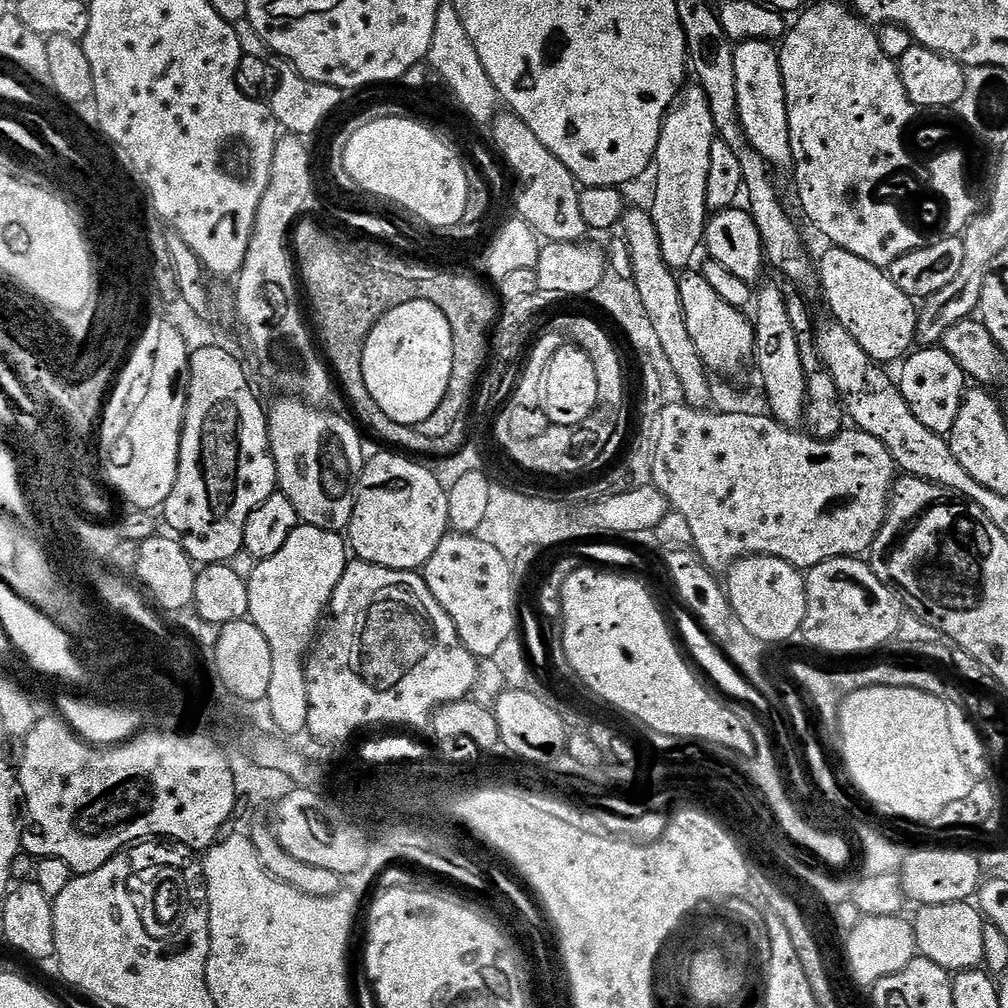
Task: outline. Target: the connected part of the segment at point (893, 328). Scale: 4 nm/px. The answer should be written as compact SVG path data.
M835 246L825 249L824 257L818 260L818 286L824 290L824 298L832 311L831 319L850 330L850 334L854 334L854 342L858 342L858 346L862 346L862 350L866 350L872 360L884 366L891 365L891 360L903 361L917 343L918 308L912 297L902 294L902 290L894 286L891 275L885 269L866 262L866 258L858 258L858 254L850 254L850 250Z

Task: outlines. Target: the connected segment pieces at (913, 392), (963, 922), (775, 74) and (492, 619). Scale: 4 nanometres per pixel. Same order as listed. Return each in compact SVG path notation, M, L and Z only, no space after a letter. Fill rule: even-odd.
M920 346L903 361L898 383L902 390L902 398L914 410L914 418L926 426L926 430L934 430L936 436L947 437L954 426L954 418L958 418L960 404L966 391L964 371L946 354L942 346Z
M975 903L925 904L917 907L916 920L911 921L916 935L916 950L923 959L942 966L950 974L969 972L984 963L983 928L986 923Z
M766 40L739 41L735 45L734 67L737 113L746 139L773 169L791 169L794 161L790 146L790 118L786 114L786 90L777 45Z
M449 531L448 535L442 538L442 542L438 542L438 550L434 550L434 554L430 554L430 558L423 566L422 575L430 594L434 594L434 598L438 598L438 606L442 606L442 610L446 610L446 614L450 614L450 622L454 622L454 630L458 630L458 638L462 638L466 650L470 650L477 658L491 658L497 653L497 649L501 647L506 638L510 638L511 635L518 632L518 627L516 627L516 588L512 585L512 580L514 581L513 565L494 546L477 534Z

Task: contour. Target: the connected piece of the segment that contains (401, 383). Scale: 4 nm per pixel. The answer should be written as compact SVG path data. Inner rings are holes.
M411 300L390 310L374 326L374 330L370 330L364 343L362 374L366 378L366 390L370 390L374 402L382 406L382 414L399 424L427 425L430 414L434 414L446 398L453 370L454 338L450 334L450 322L438 306L425 300Z

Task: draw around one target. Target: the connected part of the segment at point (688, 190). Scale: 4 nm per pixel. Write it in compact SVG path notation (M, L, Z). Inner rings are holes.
M696 82L689 83L680 89L668 115L664 118L664 125L658 138L654 173L656 172L656 193L652 196L652 221L658 230L658 240L662 242L662 256L673 270L688 268L696 251L701 251L704 243L704 232L708 229L710 209L706 202L706 182L710 178L710 146L718 139L713 115L707 96Z

